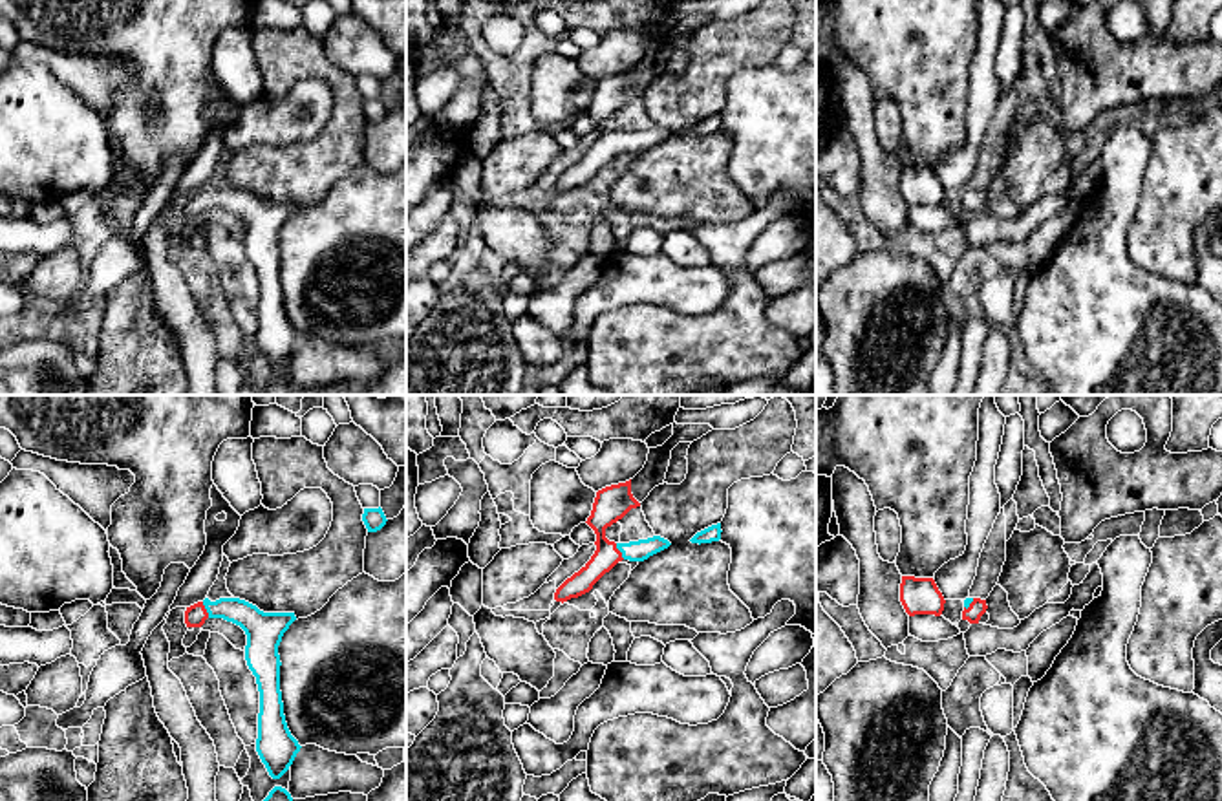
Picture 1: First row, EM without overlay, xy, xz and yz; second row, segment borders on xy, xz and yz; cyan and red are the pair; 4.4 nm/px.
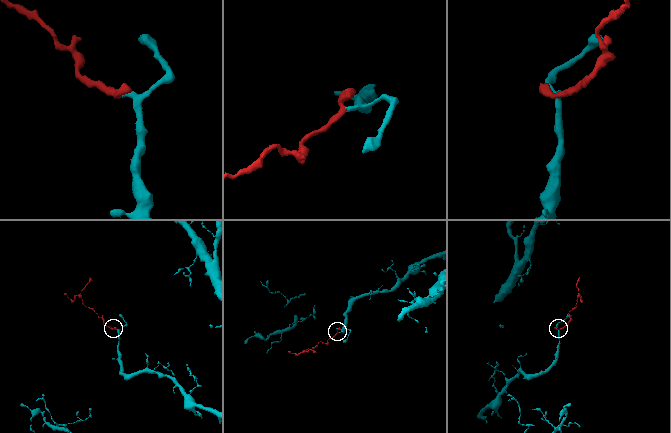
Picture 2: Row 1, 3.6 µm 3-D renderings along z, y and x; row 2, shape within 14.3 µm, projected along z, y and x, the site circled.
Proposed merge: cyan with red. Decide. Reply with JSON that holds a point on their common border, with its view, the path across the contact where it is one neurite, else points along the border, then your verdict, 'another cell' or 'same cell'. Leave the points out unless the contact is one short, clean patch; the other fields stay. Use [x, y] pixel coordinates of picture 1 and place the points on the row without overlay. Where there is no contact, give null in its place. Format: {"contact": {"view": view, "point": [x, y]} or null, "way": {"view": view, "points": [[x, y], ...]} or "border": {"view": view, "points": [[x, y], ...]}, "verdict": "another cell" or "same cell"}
{"contact": {"view": "xy", "point": [205, 198]}, "way": {"view": "xy", "points": [[258, 216], [235, 200], [205, 198], [194, 207]]}, "verdict": "same cell"}

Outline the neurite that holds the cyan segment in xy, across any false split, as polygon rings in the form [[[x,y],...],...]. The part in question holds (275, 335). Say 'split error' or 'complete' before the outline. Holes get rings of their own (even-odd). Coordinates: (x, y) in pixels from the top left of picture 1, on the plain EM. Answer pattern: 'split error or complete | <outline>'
split error | [[[205,188],[185,201],[187,218],[201,218],[207,208],[223,208],[240,216],[247,225],[245,251],[256,267],[260,282],[256,342],[273,369],[280,369],[300,342],[291,326],[280,282],[278,236],[296,210],[295,203],[263,203],[240,188]]]

